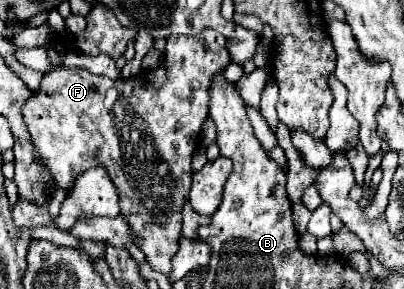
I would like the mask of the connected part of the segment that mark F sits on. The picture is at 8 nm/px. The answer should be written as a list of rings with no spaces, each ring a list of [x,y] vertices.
[[[203,29],[199,35],[171,35],[167,37],[165,41],[165,59],[163,63],[153,69],[153,71],[145,71],[145,79],[139,77],[139,81],[135,79],[121,79],[121,81],[111,81],[107,77],[99,77],[99,75],[91,75],[89,71],[85,69],[67,69],[67,67],[53,67],[49,73],[43,75],[41,79],[41,85],[39,85],[39,91],[33,91],[31,97],[25,101],[23,105],[23,121],[29,129],[29,135],[31,135],[31,141],[33,141],[33,151],[39,155],[41,163],[51,171],[55,183],[63,189],[69,189],[73,185],[73,181],[87,169],[95,167],[95,165],[101,165],[107,169],[109,177],[113,179],[117,191],[119,191],[119,197],[121,197],[121,213],[127,215],[129,219],[129,225],[133,227],[133,231],[139,235],[139,247],[141,251],[147,255],[147,261],[153,269],[161,271],[161,273],[169,273],[171,271],[171,257],[177,253],[177,247],[179,247],[179,239],[181,239],[181,207],[183,207],[183,201],[189,193],[189,185],[191,185],[191,155],[193,155],[193,149],[197,145],[197,137],[199,137],[199,131],[201,131],[201,125],[203,121],[207,119],[207,113],[209,113],[209,85],[211,85],[211,73],[215,73],[215,69],[225,69],[227,65],[231,63],[231,57],[229,57],[229,51],[227,51],[227,41],[221,33],[213,31],[213,29]]]

